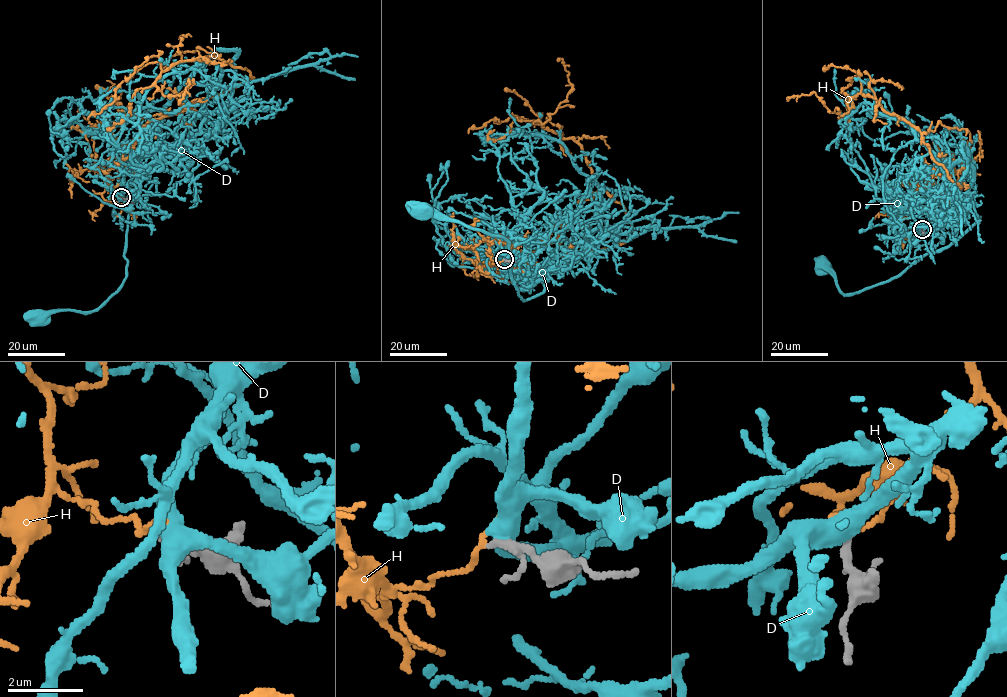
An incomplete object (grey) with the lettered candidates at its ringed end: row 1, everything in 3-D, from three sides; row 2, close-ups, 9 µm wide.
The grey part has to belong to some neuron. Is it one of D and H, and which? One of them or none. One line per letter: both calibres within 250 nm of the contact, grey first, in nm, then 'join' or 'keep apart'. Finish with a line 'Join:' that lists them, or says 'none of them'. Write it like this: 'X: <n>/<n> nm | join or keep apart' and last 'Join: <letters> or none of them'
D: 170/480 nm | keep apart
H: 150/150 nm | keep apart
Join: none of them

